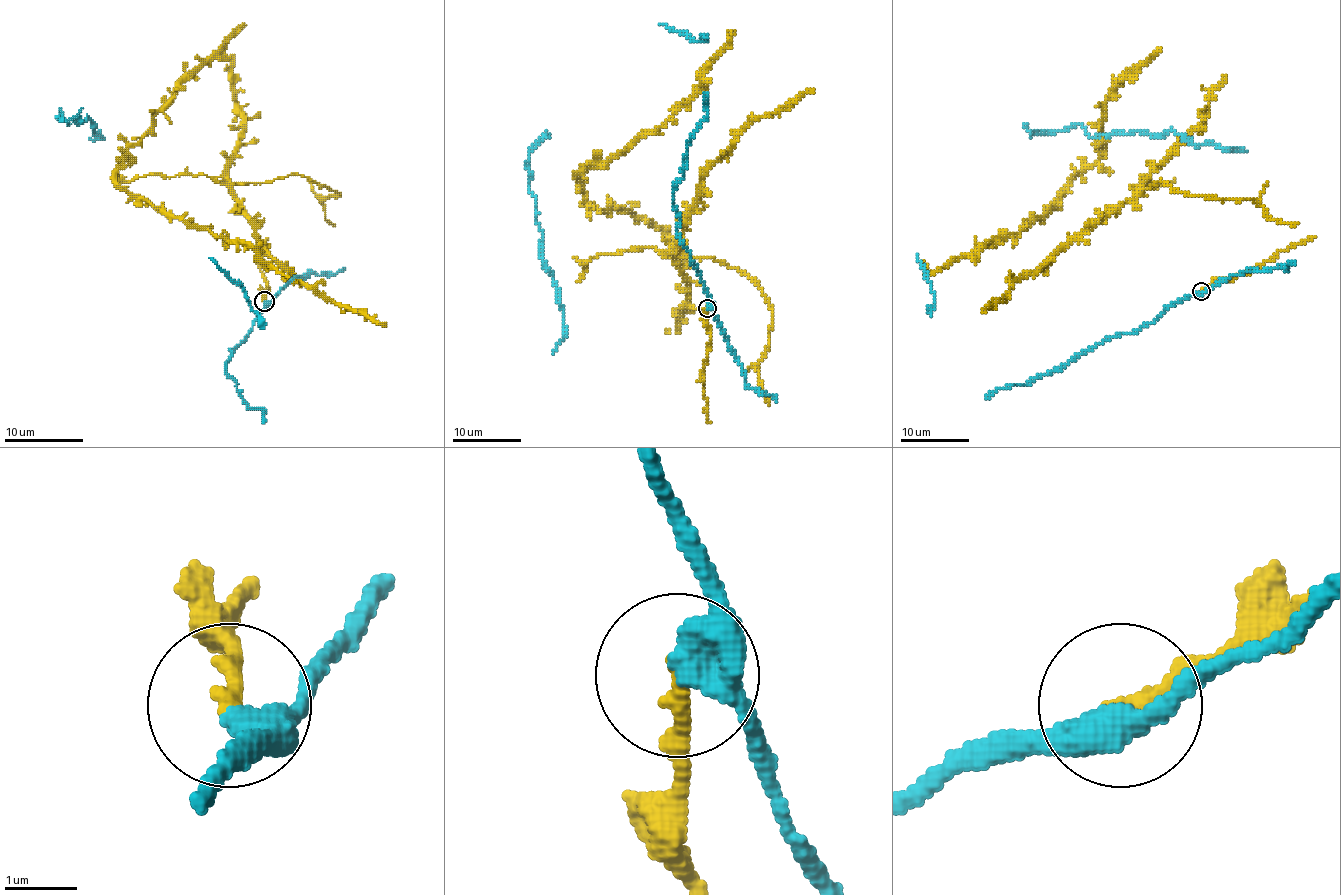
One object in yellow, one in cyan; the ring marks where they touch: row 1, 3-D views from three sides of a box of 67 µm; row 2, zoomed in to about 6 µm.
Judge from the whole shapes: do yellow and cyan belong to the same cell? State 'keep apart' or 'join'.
keep apart

